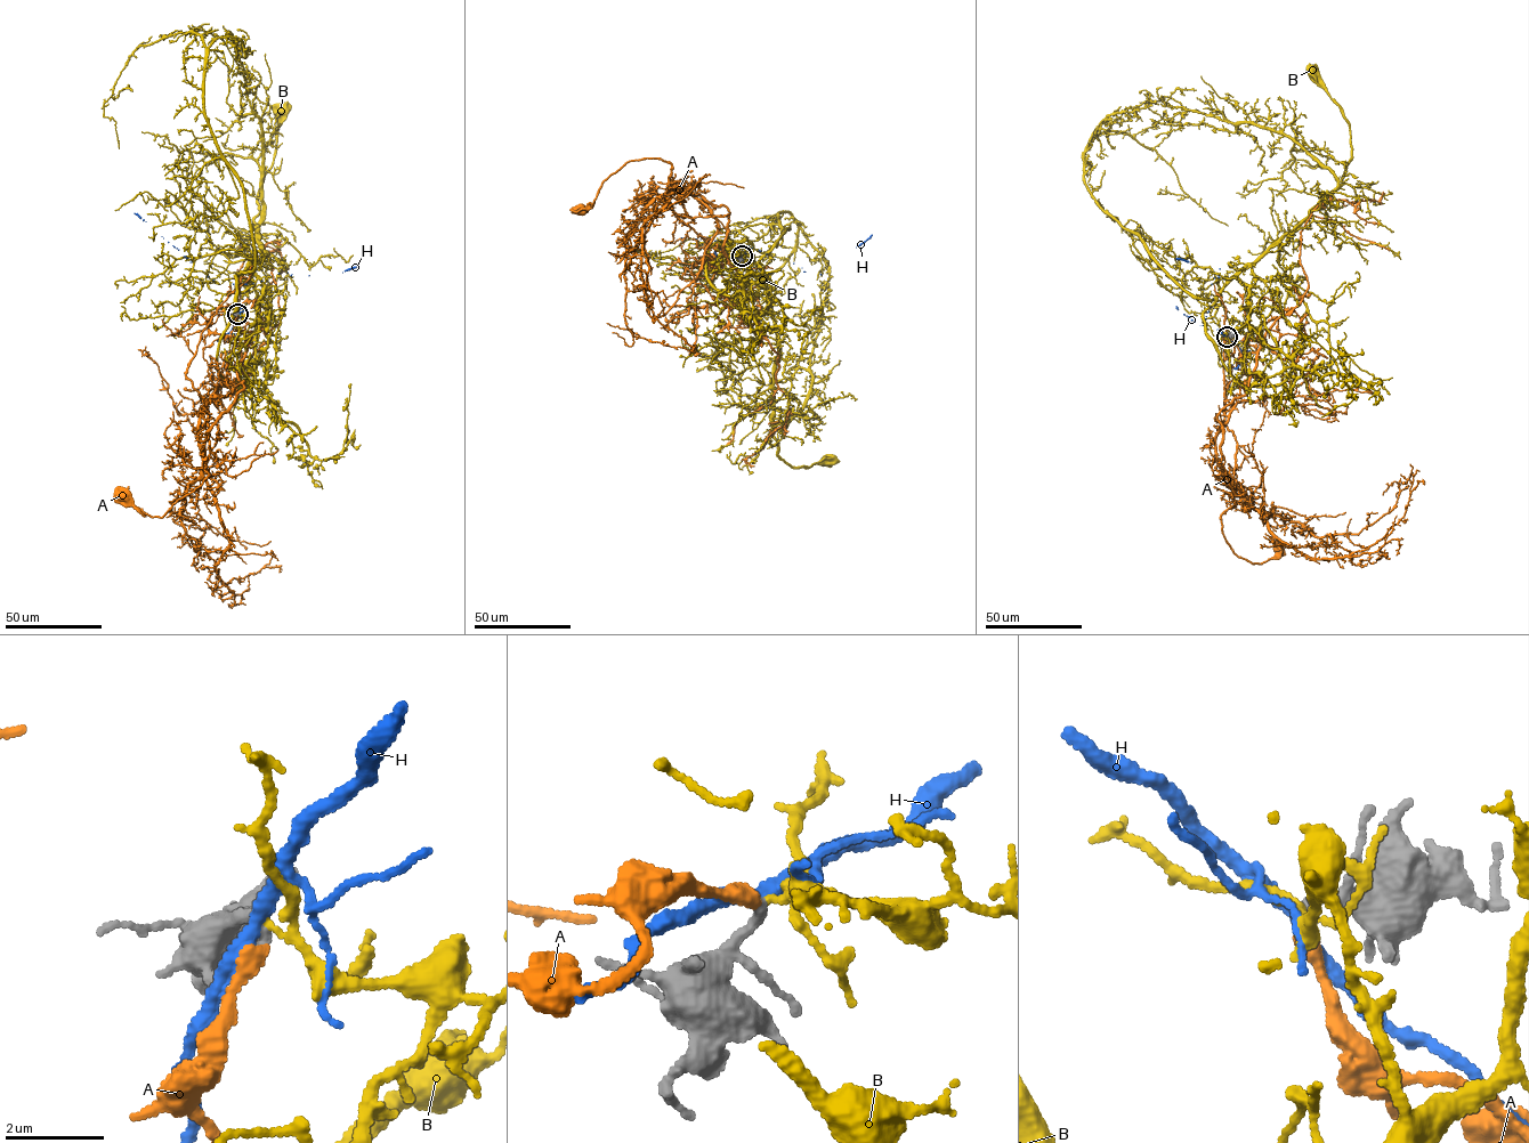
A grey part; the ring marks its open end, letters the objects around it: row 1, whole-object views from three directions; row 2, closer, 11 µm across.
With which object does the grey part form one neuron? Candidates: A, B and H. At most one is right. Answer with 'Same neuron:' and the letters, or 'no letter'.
Same neuron: A

